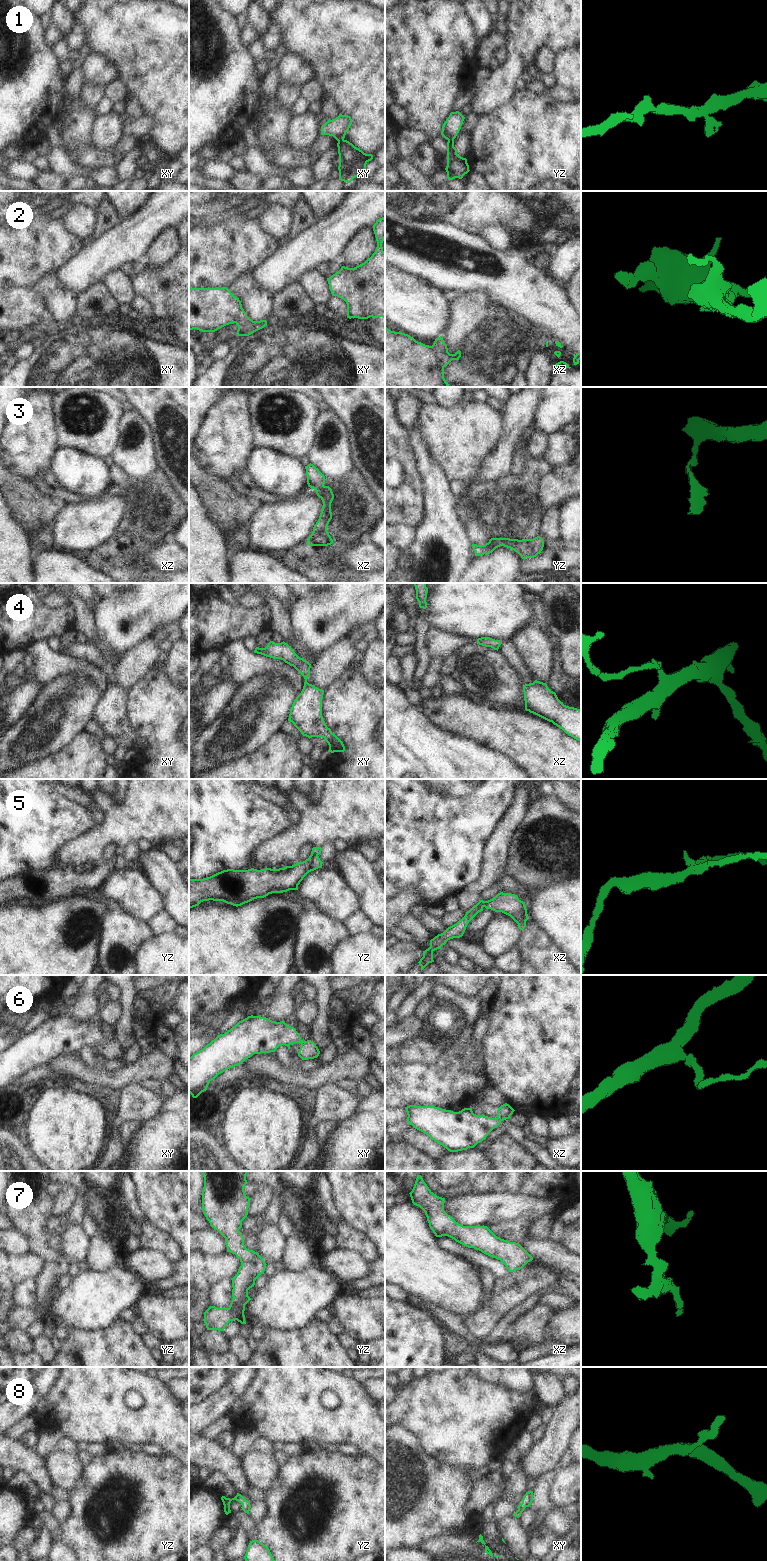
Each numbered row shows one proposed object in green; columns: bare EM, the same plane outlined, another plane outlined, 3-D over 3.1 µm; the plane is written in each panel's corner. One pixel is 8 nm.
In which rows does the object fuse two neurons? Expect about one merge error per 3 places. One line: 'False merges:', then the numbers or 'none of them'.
False merges: 1, 2, 3, 5, 6

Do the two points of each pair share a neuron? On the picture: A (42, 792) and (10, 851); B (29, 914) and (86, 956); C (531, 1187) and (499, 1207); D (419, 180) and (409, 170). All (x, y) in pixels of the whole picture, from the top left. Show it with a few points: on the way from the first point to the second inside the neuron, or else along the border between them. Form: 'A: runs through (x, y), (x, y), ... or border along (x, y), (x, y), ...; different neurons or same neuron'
A: runs through (36, 807), (36, 819), (19, 836); same neuron
B: runs through (43, 928), (72, 955); same neuron
C: border along (496, 1194), (522, 1193), (543, 1200); different neurons
D: runs through (417, 178), (411, 172); same neuron

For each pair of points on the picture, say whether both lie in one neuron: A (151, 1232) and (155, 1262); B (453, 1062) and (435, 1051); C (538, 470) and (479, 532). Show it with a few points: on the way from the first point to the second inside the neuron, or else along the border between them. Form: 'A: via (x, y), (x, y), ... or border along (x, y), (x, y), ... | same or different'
A: border along (140, 1248), (162, 1251), (173, 1261) | different
B: border along (444, 1050), (432, 1064), (422, 1065), (418, 1063) | different
C: via (525, 487), (524, 493), (502, 513), (496, 515) | same

